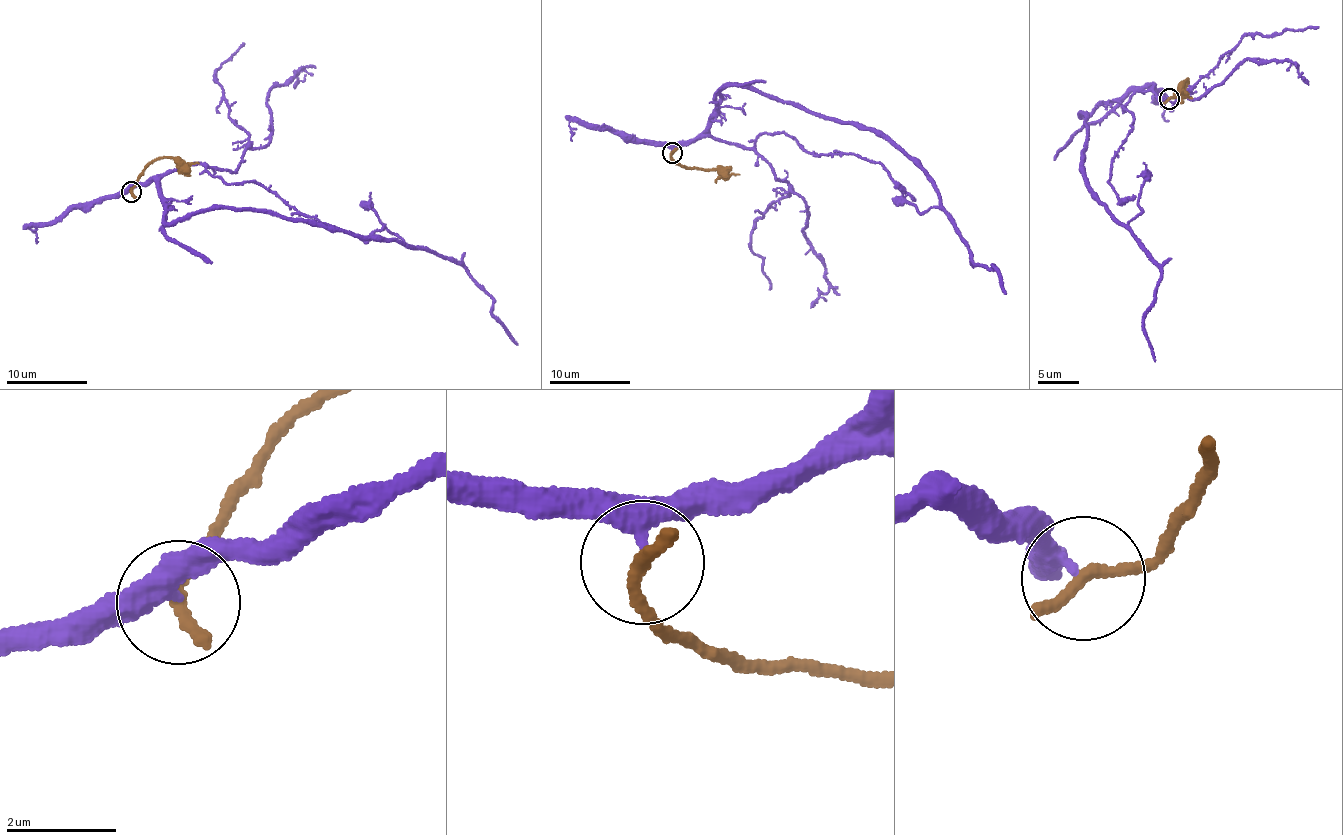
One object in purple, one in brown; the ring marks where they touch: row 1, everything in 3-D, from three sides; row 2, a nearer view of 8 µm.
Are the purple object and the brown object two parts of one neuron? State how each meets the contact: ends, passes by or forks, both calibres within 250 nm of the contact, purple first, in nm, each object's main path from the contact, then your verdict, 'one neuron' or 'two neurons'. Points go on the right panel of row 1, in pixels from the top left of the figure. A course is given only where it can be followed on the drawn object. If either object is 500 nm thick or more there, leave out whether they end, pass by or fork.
purple passes by; brown ends; calibres 280 and 280 nm; course purple (1167, 97), (1122, 108), (1107, 181), (1160, 271), (1154, 361); course brown (1169, 99), (1177, 97), (1187, 79), (1181, 92); two neurons

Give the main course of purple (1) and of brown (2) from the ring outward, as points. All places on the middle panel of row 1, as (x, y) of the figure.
1: (672, 150), (708, 137), (750, 148), (777, 132), (815, 155), (880, 162), (919, 212), (943, 208), (1006, 293)
2: (671, 153), (672, 160), (691, 168), (739, 174)

